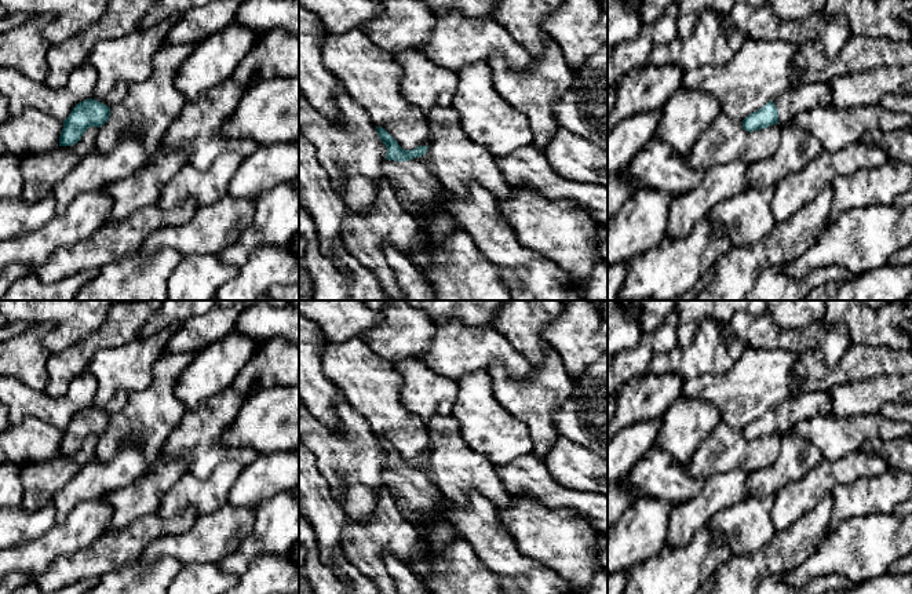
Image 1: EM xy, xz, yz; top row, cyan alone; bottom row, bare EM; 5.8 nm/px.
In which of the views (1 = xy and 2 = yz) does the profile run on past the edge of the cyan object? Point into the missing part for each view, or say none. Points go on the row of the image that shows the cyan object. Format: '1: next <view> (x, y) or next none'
1: next xy (119, 93)
2: next yz (796, 98)

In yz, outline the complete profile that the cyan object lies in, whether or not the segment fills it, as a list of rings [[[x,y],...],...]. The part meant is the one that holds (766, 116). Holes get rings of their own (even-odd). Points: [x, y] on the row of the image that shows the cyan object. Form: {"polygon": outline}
{"polygon": [[[791,83],[780,95],[743,120],[748,132],[785,124],[799,113],[832,103],[829,83]]]}

